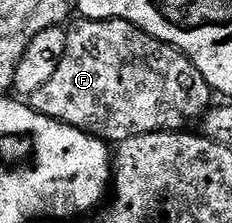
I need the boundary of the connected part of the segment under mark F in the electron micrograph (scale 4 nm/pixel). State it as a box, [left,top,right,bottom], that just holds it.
[26,19,214,141]

